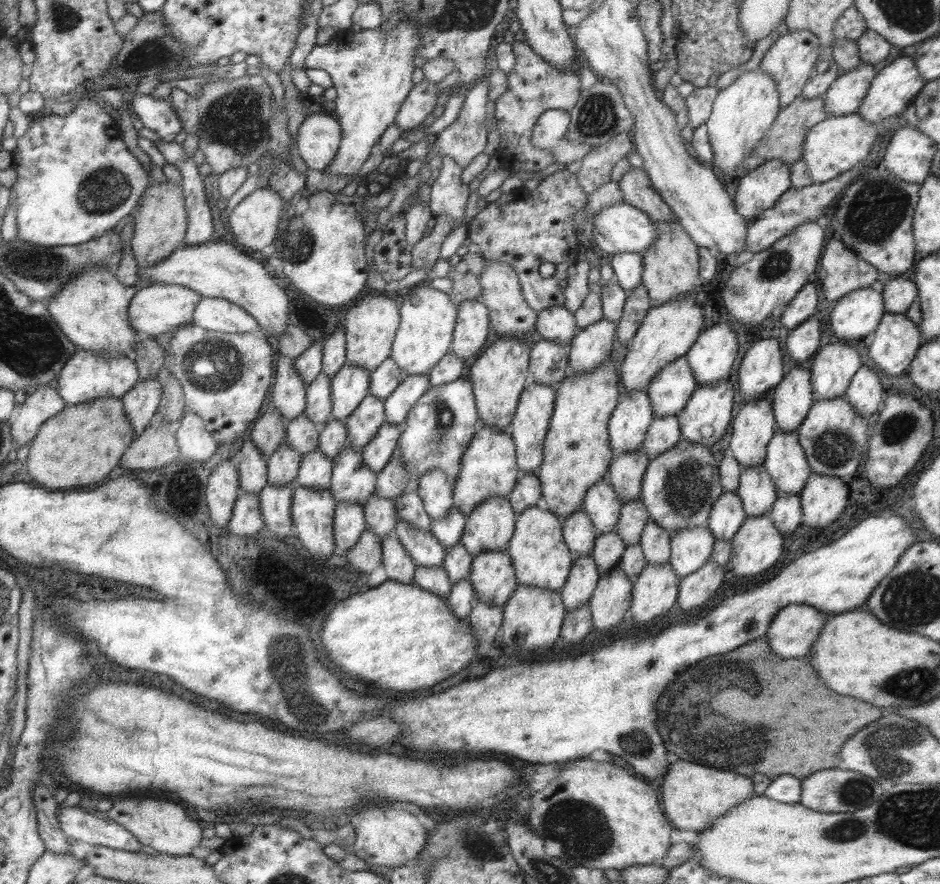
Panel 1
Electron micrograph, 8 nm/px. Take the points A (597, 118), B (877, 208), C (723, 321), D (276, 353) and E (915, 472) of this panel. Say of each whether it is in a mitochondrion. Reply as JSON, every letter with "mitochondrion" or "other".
{"A":"mitochondrion","B":"mitochondrion","C":"other","D":"other","E":"other"}

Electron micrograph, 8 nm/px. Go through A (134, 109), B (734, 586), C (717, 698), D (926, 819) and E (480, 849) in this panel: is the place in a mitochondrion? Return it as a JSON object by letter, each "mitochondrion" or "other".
{"A":"other","B":"other","C":"mitochondrion","D":"mitochondrion","E":"mitochondrion"}

